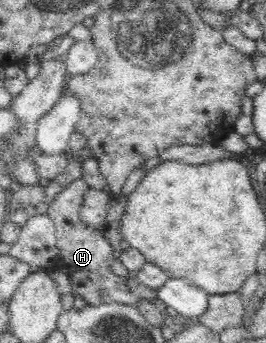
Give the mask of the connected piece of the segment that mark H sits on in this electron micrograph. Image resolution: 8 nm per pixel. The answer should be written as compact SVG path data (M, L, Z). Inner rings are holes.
M76 178L66 190L63 190L51 203L47 216L54 222L56 228L57 257L51 261L51 270L65 273L69 279L69 293L74 298L79 296L85 301L85 306L115 303L138 308L141 301L154 304L158 298L158 290L146 287L137 278L115 275L111 271L111 263L115 255L109 241L105 239L102 230L89 229L79 219L79 210L84 202L84 195L90 187L82 178Z

